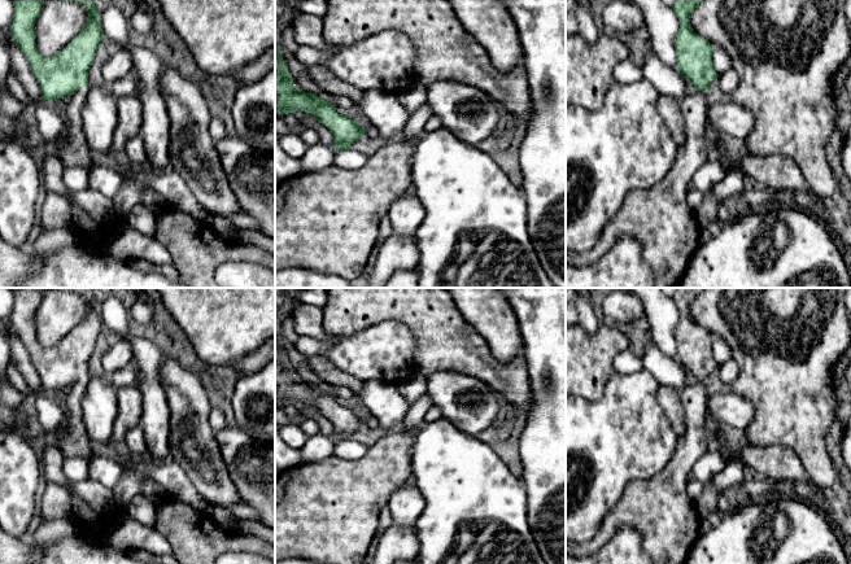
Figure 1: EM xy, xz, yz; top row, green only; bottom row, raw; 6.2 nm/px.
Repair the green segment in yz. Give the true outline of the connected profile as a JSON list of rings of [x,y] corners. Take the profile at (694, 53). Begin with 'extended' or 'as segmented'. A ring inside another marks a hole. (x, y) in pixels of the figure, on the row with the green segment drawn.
extended | [[[676,0],[672,5],[680,21],[680,29],[675,40],[677,70],[690,82],[697,92],[685,96],[680,101],[680,110],[684,118],[684,137],[677,145],[676,161],[662,183],[645,191],[630,192],[621,210],[606,227],[601,241],[588,252],[566,250],[568,266],[586,266],[603,257],[623,236],[636,239],[643,252],[643,257],[655,275],[655,288],[677,288],[681,283],[693,254],[699,246],[701,227],[688,202],[686,193],[694,174],[708,159],[706,147],[706,92],[710,84],[719,76],[712,65],[712,44],[703,36],[695,34],[690,26],[690,13],[702,0]]]

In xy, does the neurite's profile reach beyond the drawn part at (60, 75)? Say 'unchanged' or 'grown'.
grown

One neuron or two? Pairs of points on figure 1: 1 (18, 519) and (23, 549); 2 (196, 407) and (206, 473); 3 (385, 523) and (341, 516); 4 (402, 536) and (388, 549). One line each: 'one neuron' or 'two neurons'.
1: two neurons
2: one neuron
3: two neurons
4: one neuron

